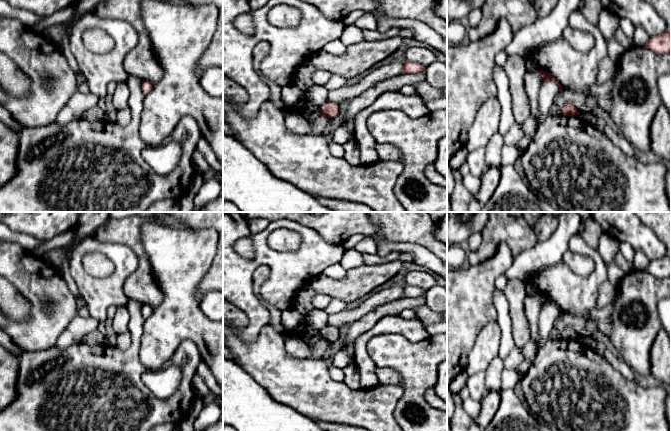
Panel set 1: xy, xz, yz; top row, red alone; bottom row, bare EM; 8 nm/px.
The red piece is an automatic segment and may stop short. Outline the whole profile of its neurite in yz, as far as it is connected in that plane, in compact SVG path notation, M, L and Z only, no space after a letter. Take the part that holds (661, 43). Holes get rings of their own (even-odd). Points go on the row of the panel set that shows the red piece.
M665 30L663 33L650 37L649 41L644 45L658 54L671 52L671 33Z

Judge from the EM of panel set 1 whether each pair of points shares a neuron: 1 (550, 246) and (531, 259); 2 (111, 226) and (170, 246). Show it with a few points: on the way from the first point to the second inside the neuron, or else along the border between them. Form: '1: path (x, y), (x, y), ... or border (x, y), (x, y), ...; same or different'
1: path (545, 251), (536, 258); same
2: border (144, 222), (140, 228), (140, 240), (147, 259); different

